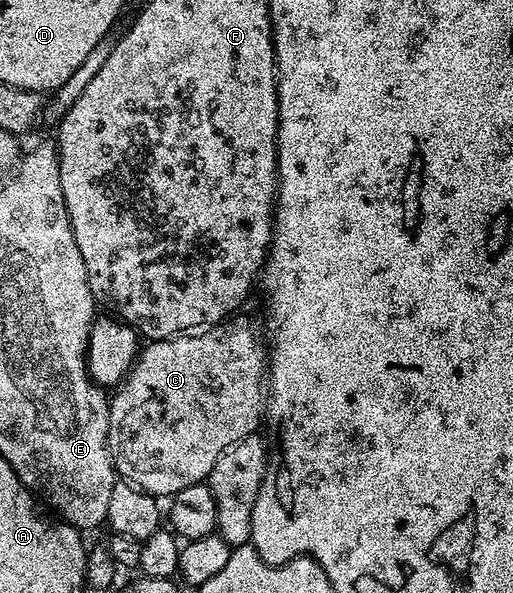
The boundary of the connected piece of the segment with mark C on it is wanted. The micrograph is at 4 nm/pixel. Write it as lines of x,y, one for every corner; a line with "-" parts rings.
234,320
232,323
222,323
206,327
196,335
178,335
167,341
149,341
138,352
137,360
125,374
124,381
112,390
109,397
109,453
113,457
113,467
120,480
129,482
142,493
152,493
158,499
172,498
173,494
183,491
183,487
200,485
208,478
217,460
224,455
235,443
244,437
254,436
257,429
263,425
263,410
267,405
267,353
263,348
263,341
257,338
257,333
249,325

